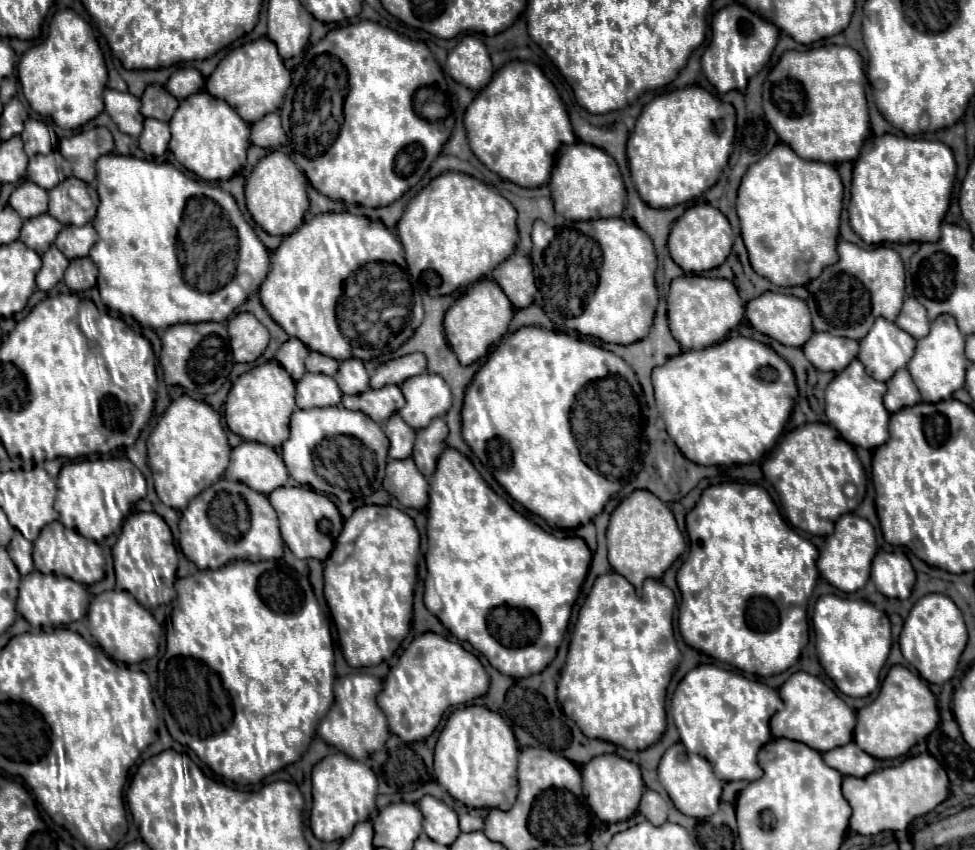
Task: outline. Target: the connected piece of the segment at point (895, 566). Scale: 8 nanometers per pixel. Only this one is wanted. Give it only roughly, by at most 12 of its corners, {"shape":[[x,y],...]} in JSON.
{"shape":[[878,552],[876,590],[906,600],[916,572],[902,552]]}

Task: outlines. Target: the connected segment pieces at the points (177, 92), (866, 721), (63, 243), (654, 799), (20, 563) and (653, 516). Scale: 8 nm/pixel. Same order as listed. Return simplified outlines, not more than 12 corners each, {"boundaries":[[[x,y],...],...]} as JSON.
{"boundaries":[[[194,68],[176,70],[166,90],[176,98],[204,88],[204,78]],[[890,668],[854,742],[892,760],[940,722],[928,684]],[[92,224],[64,226],[56,246],[66,258],[88,256],[98,240]],[[646,790],[640,814],[662,826],[668,806],[658,792]],[[18,530],[8,546],[22,576],[34,570],[32,542]],[[634,490],[612,512],[608,560],[634,588],[686,542],[668,506]]]}

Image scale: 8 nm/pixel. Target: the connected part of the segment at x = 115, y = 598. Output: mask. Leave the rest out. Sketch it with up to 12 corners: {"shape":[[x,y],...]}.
{"shape":[[124,590],[92,598],[88,628],[112,660],[156,656],[162,628]]}

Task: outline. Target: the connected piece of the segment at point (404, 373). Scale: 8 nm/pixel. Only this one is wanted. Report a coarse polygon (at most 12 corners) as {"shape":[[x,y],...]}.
{"shape":[[422,354],[382,364],[370,378],[372,388],[400,386],[426,372]]}

